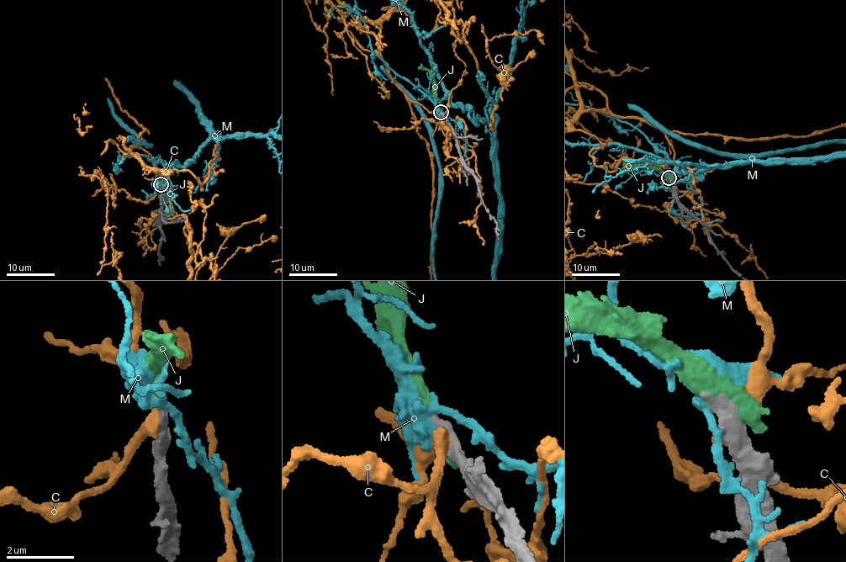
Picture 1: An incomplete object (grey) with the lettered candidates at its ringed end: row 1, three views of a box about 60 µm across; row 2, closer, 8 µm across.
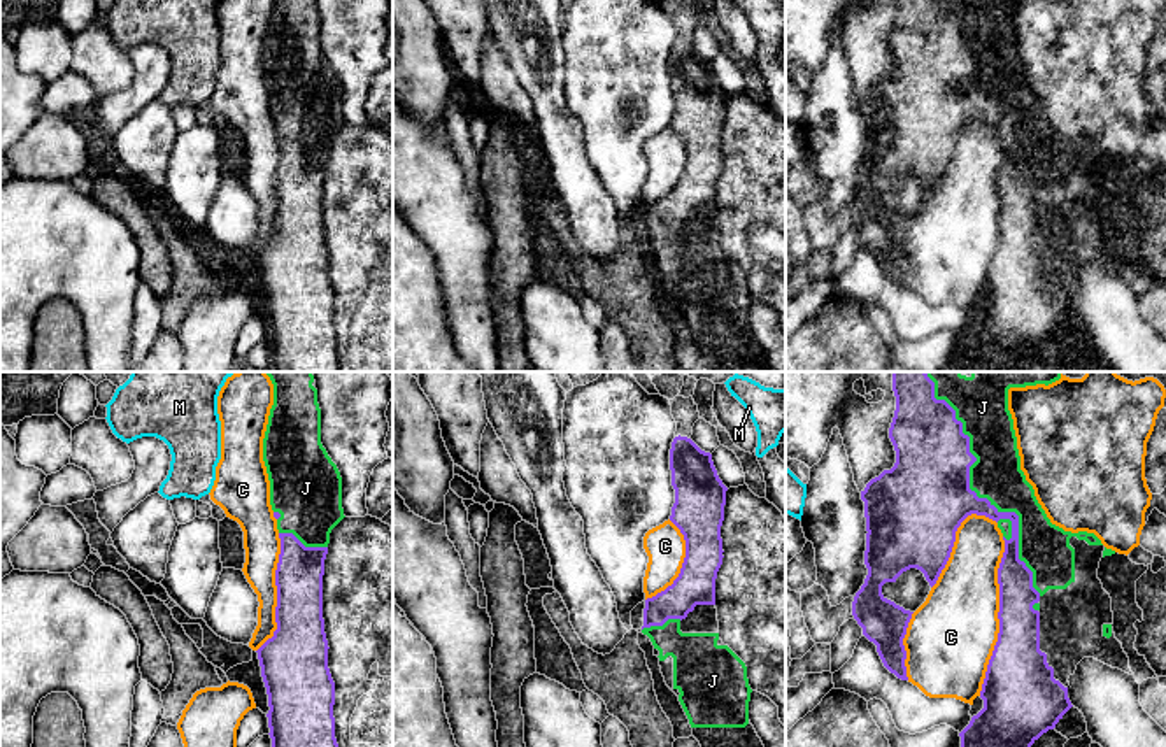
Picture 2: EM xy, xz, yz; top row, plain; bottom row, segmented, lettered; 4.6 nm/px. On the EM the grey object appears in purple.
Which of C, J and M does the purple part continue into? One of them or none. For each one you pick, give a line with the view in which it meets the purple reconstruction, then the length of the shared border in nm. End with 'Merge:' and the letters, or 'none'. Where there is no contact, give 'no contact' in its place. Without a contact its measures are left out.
J: yz | 1150 nm
Merge: J

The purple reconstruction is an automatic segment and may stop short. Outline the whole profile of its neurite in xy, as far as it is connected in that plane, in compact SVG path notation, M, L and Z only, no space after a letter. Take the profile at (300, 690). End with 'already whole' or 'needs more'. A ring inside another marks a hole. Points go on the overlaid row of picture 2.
M265 372L274 384L274 405L263 438L263 461L270 480L270 505L277 519L281 554L275 570L277 630L256 652L268 694L272 747L338 747L335 738L335 682L328 668L328 640L323 619L323 575L330 533L345 517L342 477L321 444L321 409L312 372Z; needs more

